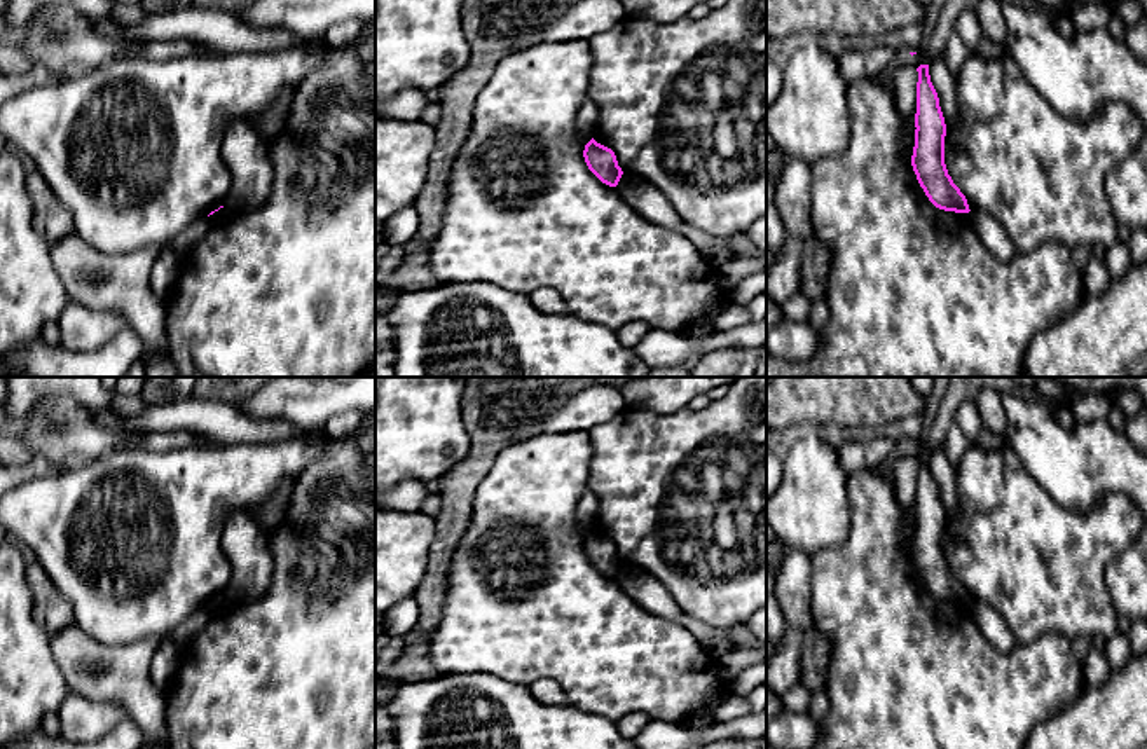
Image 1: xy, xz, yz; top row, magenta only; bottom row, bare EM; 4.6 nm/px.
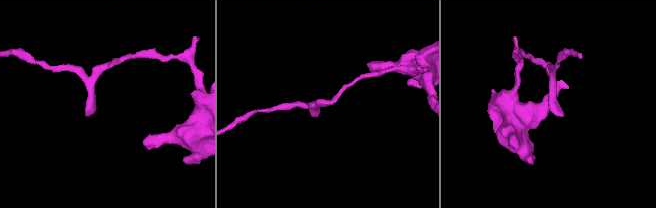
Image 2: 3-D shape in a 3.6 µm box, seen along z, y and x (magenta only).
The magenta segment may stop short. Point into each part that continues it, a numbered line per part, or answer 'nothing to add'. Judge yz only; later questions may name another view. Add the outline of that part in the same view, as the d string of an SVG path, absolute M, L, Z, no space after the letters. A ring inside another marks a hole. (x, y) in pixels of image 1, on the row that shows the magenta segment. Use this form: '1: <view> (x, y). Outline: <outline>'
nothing to add

